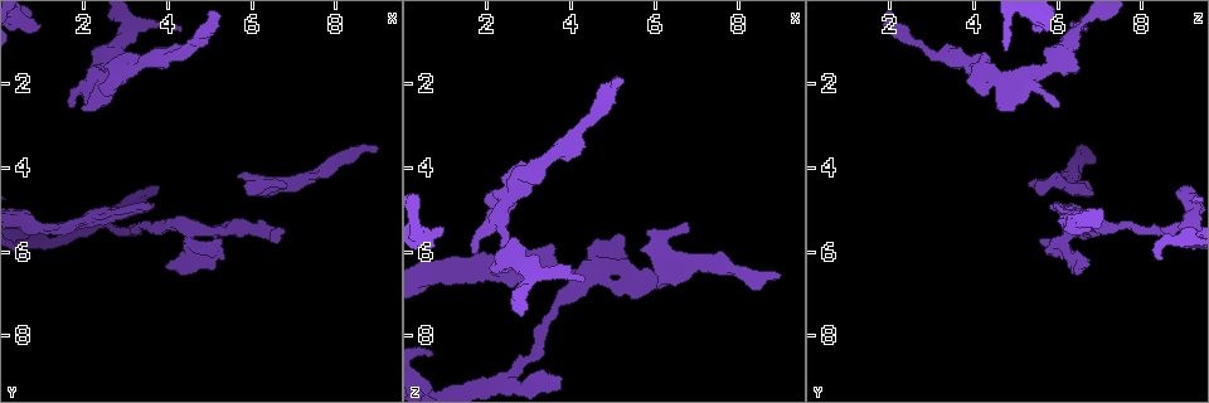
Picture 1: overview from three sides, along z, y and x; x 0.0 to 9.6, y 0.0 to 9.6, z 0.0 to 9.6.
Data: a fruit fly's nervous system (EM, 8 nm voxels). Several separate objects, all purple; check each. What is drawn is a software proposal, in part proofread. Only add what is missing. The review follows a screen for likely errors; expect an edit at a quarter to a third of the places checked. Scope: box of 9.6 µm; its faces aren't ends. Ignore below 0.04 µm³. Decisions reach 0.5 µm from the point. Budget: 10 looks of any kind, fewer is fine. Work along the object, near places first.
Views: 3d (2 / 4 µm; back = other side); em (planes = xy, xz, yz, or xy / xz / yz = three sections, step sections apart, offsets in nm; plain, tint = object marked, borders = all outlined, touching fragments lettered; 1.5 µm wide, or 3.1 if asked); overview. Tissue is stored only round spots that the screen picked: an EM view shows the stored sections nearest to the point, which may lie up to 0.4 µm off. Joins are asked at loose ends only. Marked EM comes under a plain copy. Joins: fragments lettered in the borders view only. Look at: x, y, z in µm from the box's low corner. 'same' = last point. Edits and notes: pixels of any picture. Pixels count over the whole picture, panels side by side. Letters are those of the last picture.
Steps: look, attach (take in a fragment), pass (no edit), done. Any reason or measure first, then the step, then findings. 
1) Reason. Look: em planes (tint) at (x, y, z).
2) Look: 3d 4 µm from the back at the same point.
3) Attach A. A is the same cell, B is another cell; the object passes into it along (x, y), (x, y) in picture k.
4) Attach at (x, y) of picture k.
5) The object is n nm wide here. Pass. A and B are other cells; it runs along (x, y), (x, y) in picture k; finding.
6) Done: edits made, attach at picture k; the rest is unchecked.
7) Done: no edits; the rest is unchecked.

An open end. Look: em yz step 4 (borders) at (0.95, 0.70, 5.40).

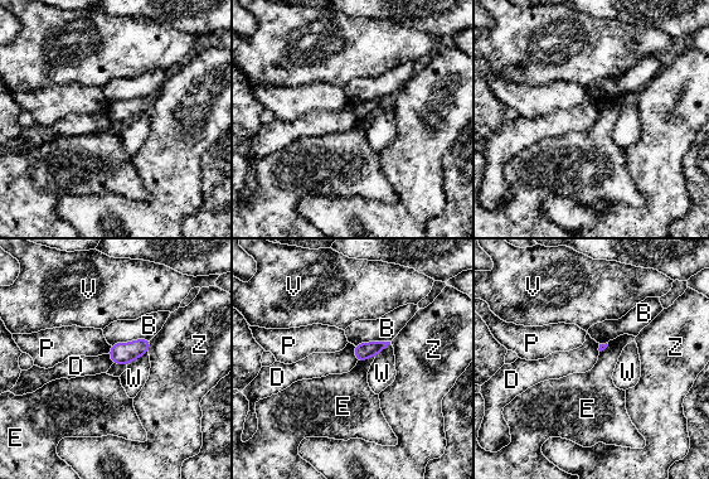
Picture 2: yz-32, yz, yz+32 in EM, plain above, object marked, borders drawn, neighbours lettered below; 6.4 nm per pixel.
Look: em planes (borders) at the same point.

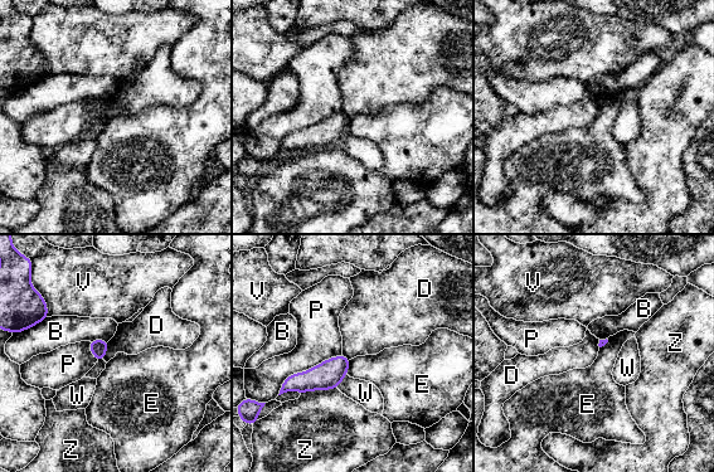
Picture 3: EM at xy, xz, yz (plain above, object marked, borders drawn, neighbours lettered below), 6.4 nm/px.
Pass. B, D, E, P, V, W and Z are other cells; a border runs along (108, 341), (108, 349), (102, 359) in picture 3; no lettered fragment goes on from it.

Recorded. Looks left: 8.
An open end. Look: em planes (borders) at (4.30, 0.80, 6.75).

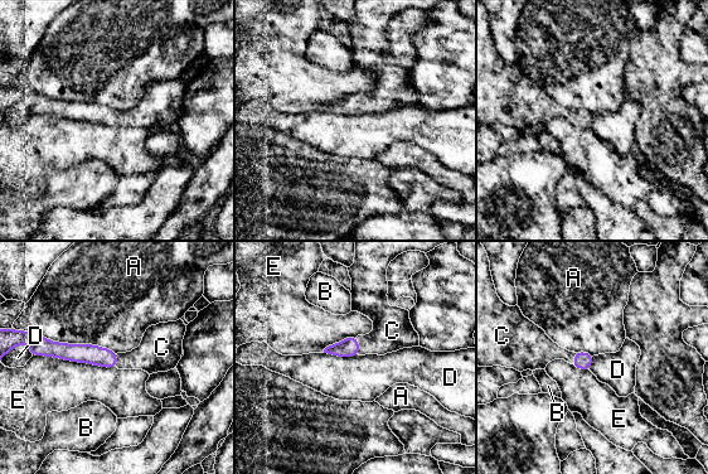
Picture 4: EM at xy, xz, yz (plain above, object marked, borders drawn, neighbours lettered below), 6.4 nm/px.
Attach C. C is the same cell, A, B, D and E are other cells; the cell continues.

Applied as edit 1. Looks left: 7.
Look: overview.

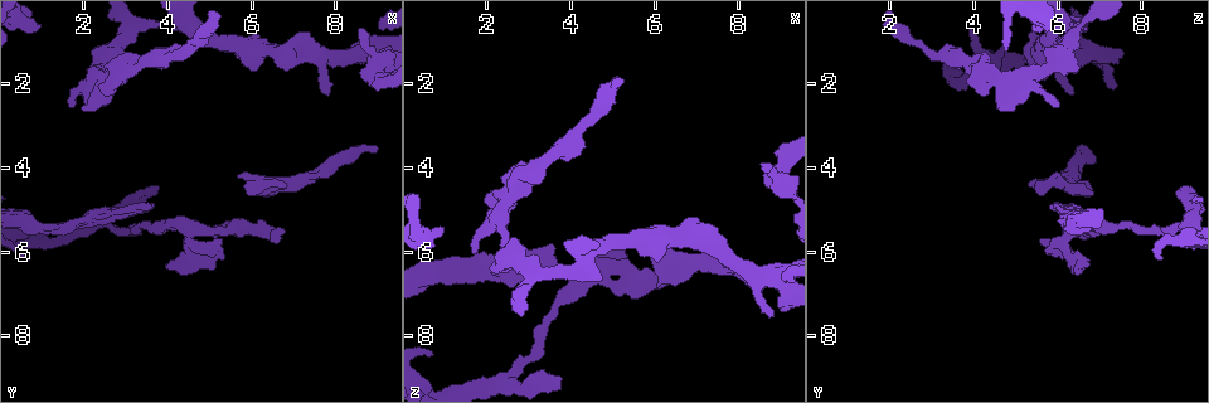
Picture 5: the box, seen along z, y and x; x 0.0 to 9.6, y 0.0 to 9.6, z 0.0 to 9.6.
Free end. Look: em xz step 8 (borders) at (1.75, 2.60, 5.95).

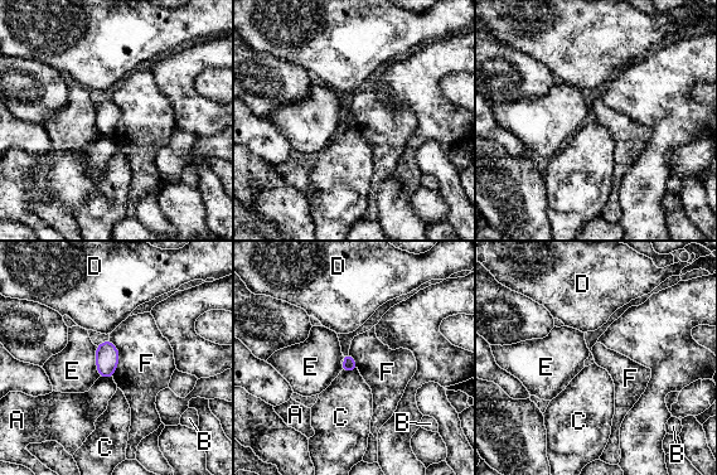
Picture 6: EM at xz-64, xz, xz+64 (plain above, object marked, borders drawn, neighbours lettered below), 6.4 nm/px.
Look: em yz step 8 (borders) at the same point.

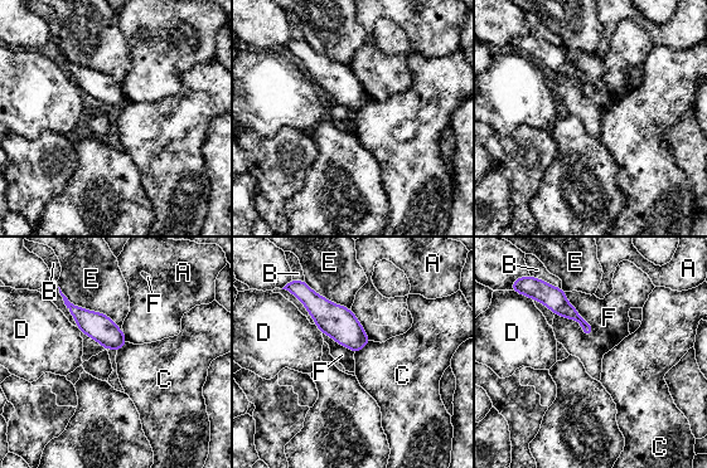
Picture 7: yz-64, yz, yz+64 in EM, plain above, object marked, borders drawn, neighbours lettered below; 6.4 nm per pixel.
Pass. A, B, C, D, E and F are other cells; a border runs along (563, 292), (592, 327), (590, 337) in picture 7; no lettered fragment goes on from it.

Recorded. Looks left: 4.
Free end. Look: em planes (borders) at (0.65, 6.20, 8.40).

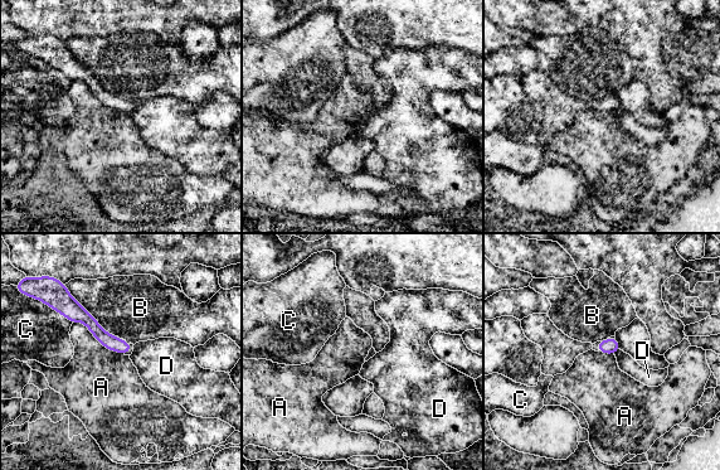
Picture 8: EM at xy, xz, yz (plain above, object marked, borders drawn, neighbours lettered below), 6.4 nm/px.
Pass. A, B, C and D are other cells; none of them fits.

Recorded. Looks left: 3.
Done: edits made, attach at picture 4; the rest is unchecked.

